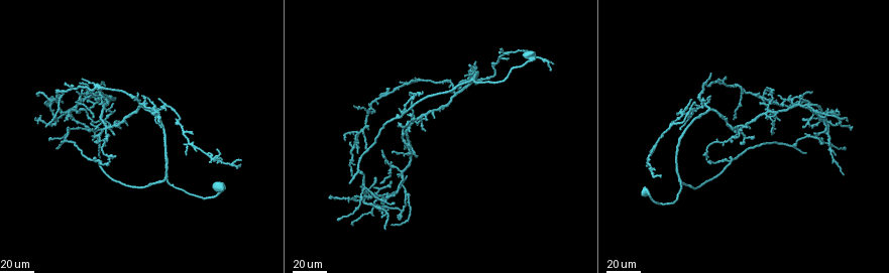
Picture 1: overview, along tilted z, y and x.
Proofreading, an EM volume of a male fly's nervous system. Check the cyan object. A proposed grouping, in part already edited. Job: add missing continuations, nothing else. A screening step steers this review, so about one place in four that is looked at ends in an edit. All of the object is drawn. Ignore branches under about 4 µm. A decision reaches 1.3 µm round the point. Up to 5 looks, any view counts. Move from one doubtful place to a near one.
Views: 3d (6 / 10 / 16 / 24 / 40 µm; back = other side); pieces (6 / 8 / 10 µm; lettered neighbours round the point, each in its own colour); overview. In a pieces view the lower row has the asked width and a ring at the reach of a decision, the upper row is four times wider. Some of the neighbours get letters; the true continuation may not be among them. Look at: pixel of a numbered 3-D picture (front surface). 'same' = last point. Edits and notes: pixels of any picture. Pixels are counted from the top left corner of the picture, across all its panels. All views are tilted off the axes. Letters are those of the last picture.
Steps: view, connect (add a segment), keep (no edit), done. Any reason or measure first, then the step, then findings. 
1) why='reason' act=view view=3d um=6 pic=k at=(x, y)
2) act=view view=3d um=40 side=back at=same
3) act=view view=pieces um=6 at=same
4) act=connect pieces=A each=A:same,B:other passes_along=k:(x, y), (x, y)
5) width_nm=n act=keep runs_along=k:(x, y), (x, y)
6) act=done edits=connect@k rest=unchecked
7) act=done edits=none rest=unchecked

why='an open end' act=view view=3d um=24 pic=1 at=(805, 152)

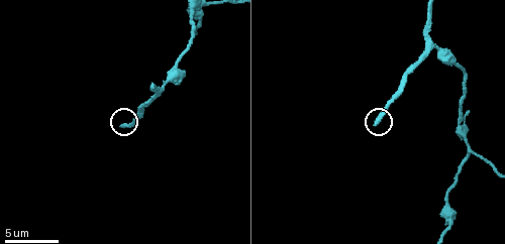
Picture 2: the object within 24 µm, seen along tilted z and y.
act=view view=pieces um=10 pic=2 at=(374, 122)

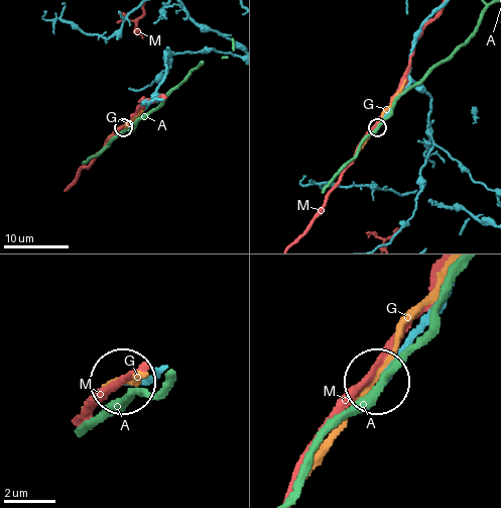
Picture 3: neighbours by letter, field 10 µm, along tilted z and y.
act=keep each=A:other,G:other,M:other runs_along=3:(421, 26), (411, 55), (408, 84), (378, 126) found='no lettered segment goes on from it'

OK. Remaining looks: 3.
why='thin end' act=view view=3d um=40 pic=1 at=(45, 128)

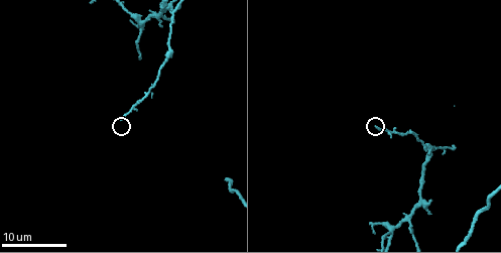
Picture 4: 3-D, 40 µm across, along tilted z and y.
why='what lies round it' act=view view=pieces um=8 pic=4 at=(375, 127)

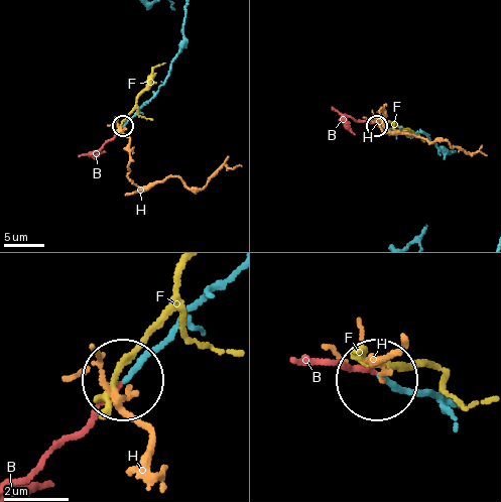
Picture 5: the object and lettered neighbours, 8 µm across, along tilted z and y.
width_nm=150 act=connect pieces=B each=B:same,F:other,H:other passes_along=5:(447, 405), (375, 371), (297, 360) found='it goes on there'

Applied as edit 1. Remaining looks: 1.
act=done edits=connect@5 rest=unchecked

